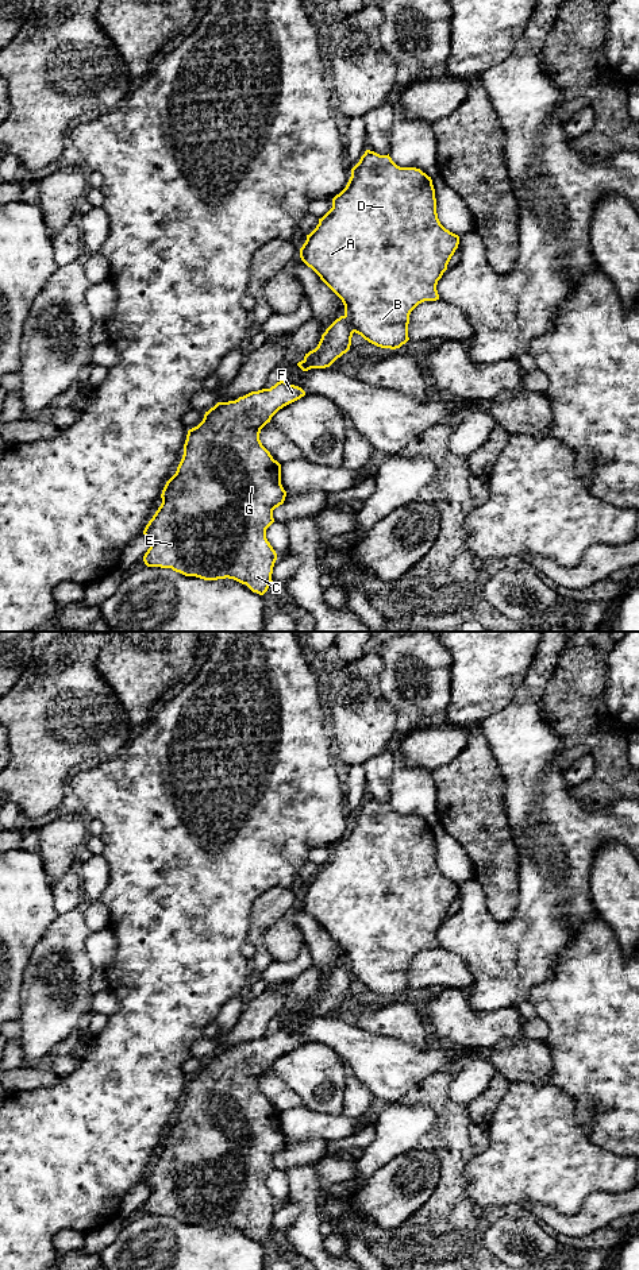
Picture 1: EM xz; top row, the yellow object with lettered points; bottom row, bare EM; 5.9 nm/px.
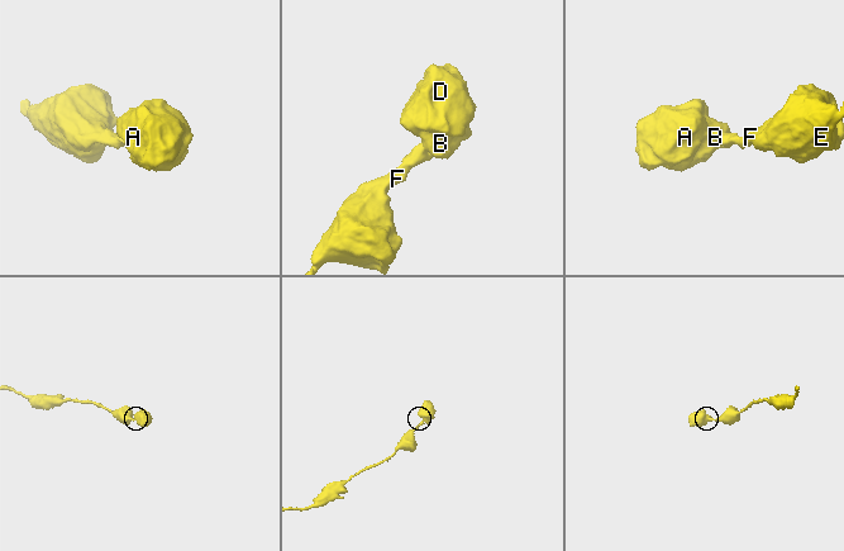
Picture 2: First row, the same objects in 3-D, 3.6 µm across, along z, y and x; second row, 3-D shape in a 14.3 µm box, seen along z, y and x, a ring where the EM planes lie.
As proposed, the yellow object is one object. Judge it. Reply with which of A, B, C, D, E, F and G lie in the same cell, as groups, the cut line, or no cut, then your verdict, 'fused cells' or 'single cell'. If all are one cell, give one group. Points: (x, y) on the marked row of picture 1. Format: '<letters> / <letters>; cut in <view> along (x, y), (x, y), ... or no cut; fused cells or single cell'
A B C D E F G; no cut; single cell

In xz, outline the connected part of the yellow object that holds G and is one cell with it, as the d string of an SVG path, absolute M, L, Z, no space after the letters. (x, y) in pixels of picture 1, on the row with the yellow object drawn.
M280 381L270 389L218 402L197 426L188 431L177 471L166 482L162 503L143 530L151 541L143 556L147 567L172 568L204 580L234 579L259 595L267 591L277 553L266 539L266 529L274 522L273 510L284 503L286 491L281 485L281 464L262 445L259 433L280 409L304 395L301 387Z

